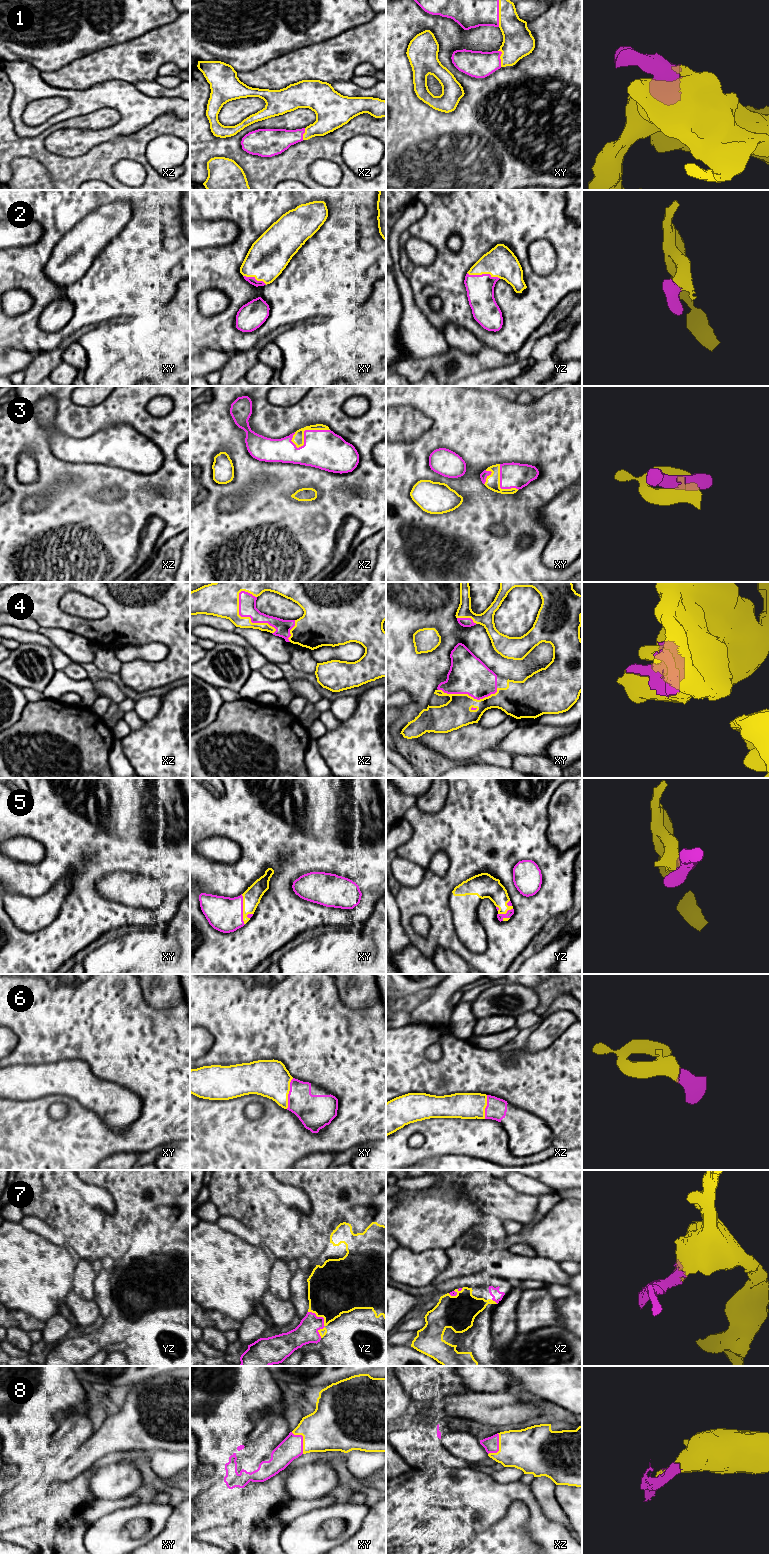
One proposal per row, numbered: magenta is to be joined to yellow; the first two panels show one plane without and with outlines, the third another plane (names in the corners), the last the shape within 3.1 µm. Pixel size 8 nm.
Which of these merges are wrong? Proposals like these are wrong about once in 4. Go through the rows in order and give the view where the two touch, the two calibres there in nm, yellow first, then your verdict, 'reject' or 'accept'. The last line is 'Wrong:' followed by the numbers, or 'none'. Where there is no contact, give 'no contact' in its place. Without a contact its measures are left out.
1: xy | 240/220 nm | accept
2: yz | 240/220 nm | accept
3: xz | 100/320 nm | accept
4: xz | 280/140 nm | accept
5: xy | 140/280 nm | accept
6: xy | 300/260 nm | accept
7: yz | 400/180 nm | accept
8: xy | 380/180 nm | accept
Wrong: none

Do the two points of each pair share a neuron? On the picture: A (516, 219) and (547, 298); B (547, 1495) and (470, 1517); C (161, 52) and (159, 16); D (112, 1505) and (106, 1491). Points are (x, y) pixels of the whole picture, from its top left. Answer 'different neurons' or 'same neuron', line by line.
A: same neuron
B: different neurons
C: different neurons
D: different neurons

